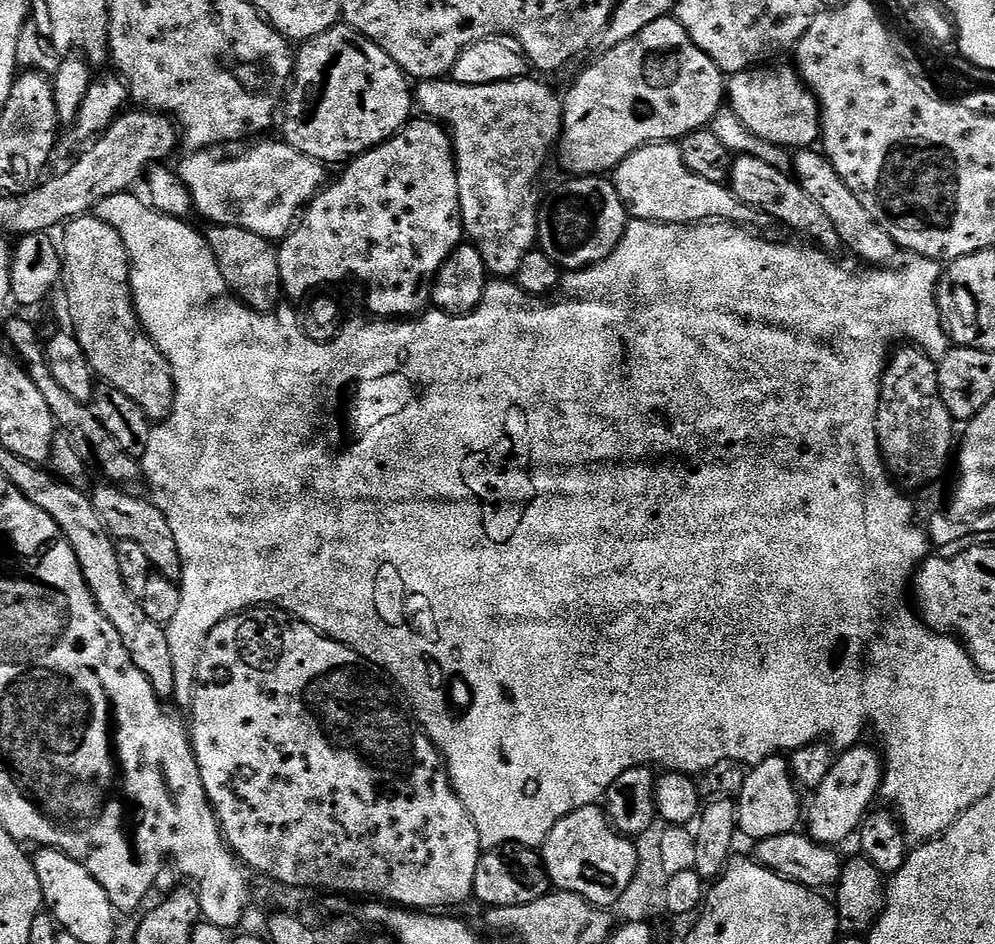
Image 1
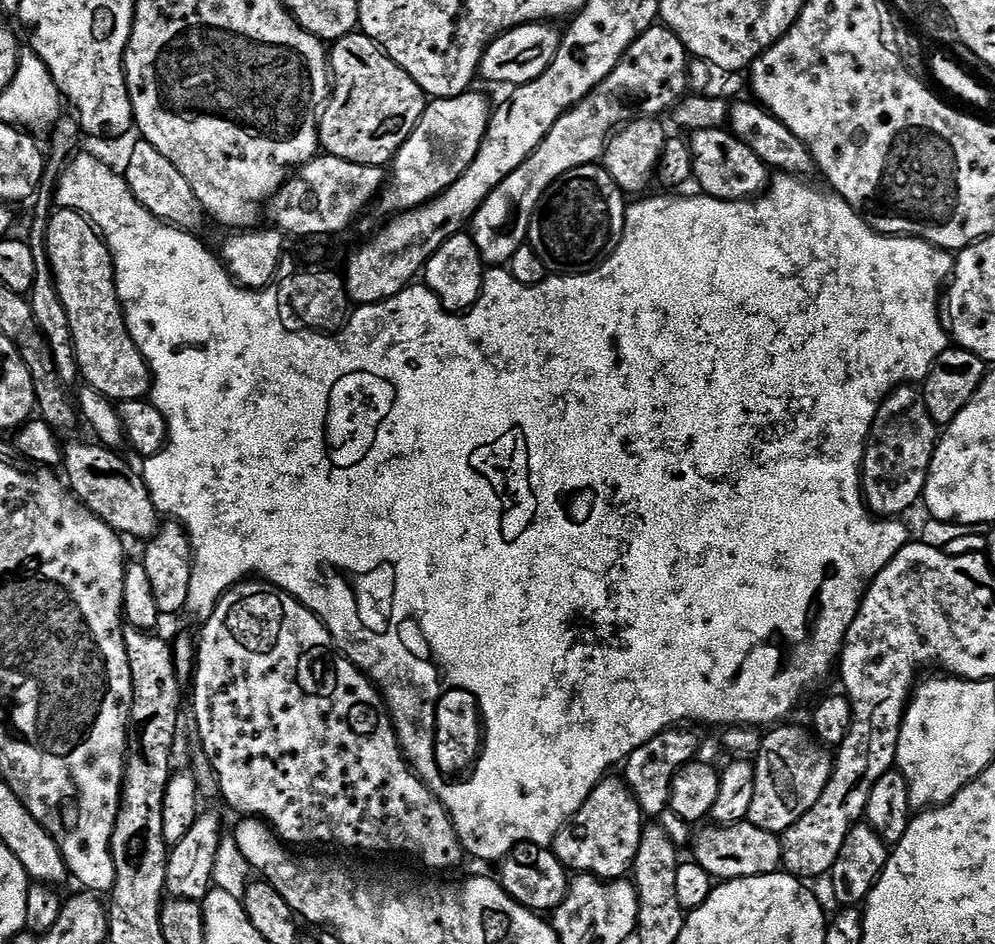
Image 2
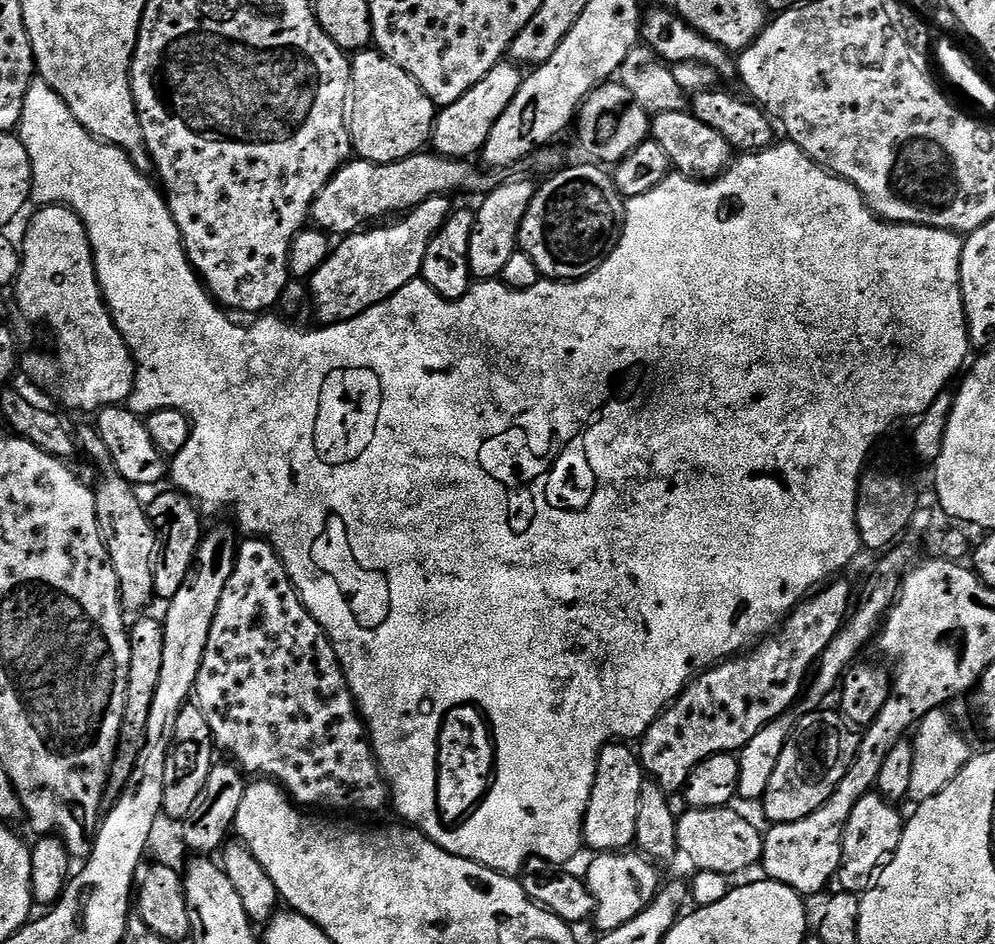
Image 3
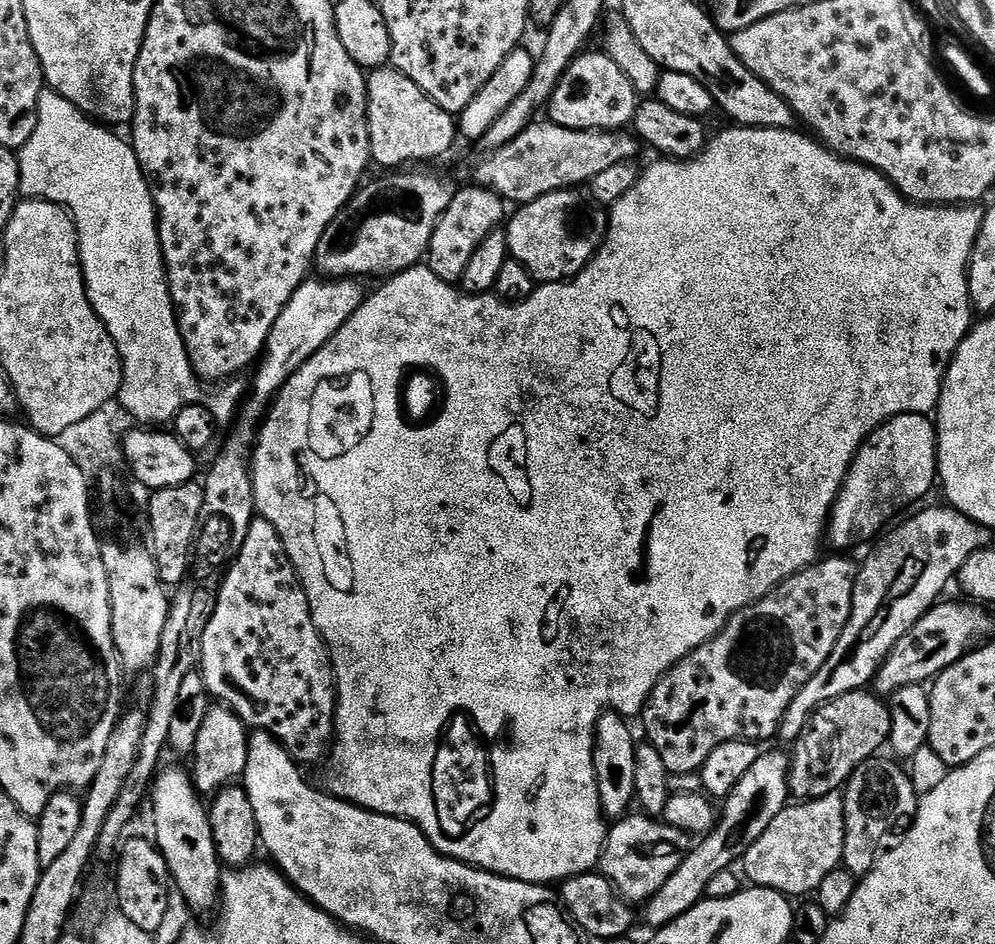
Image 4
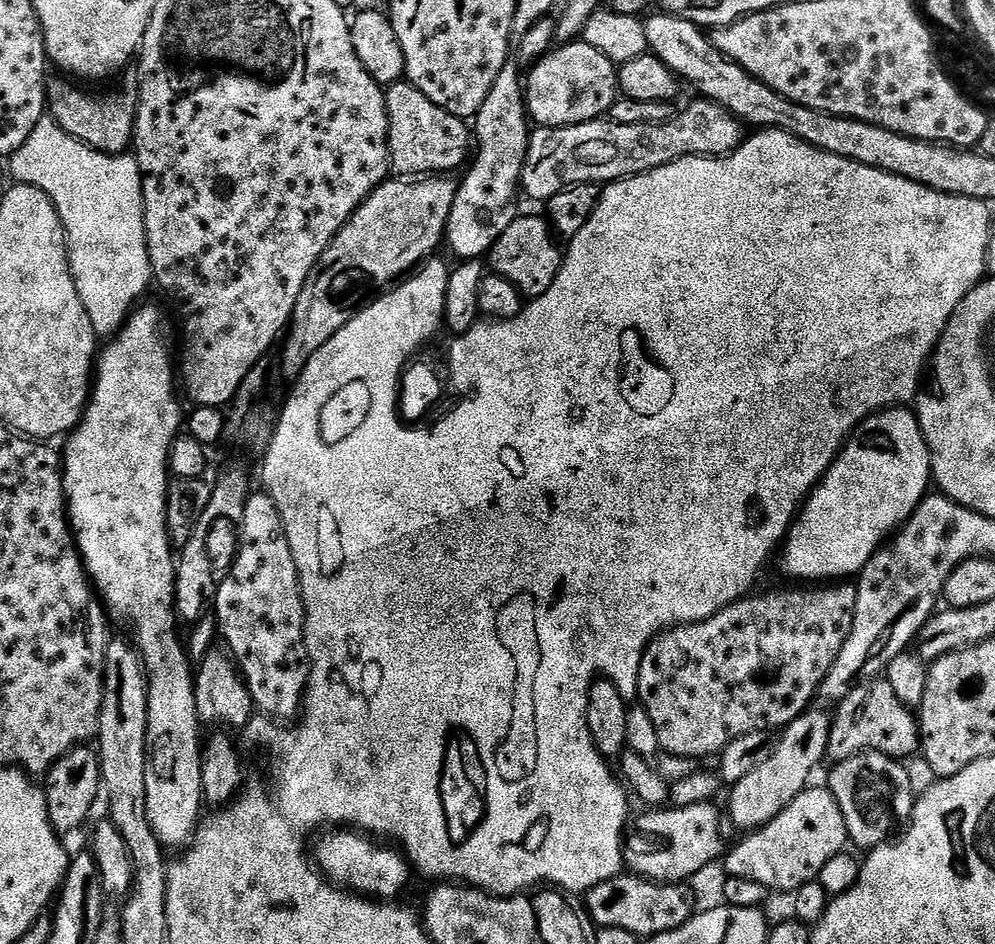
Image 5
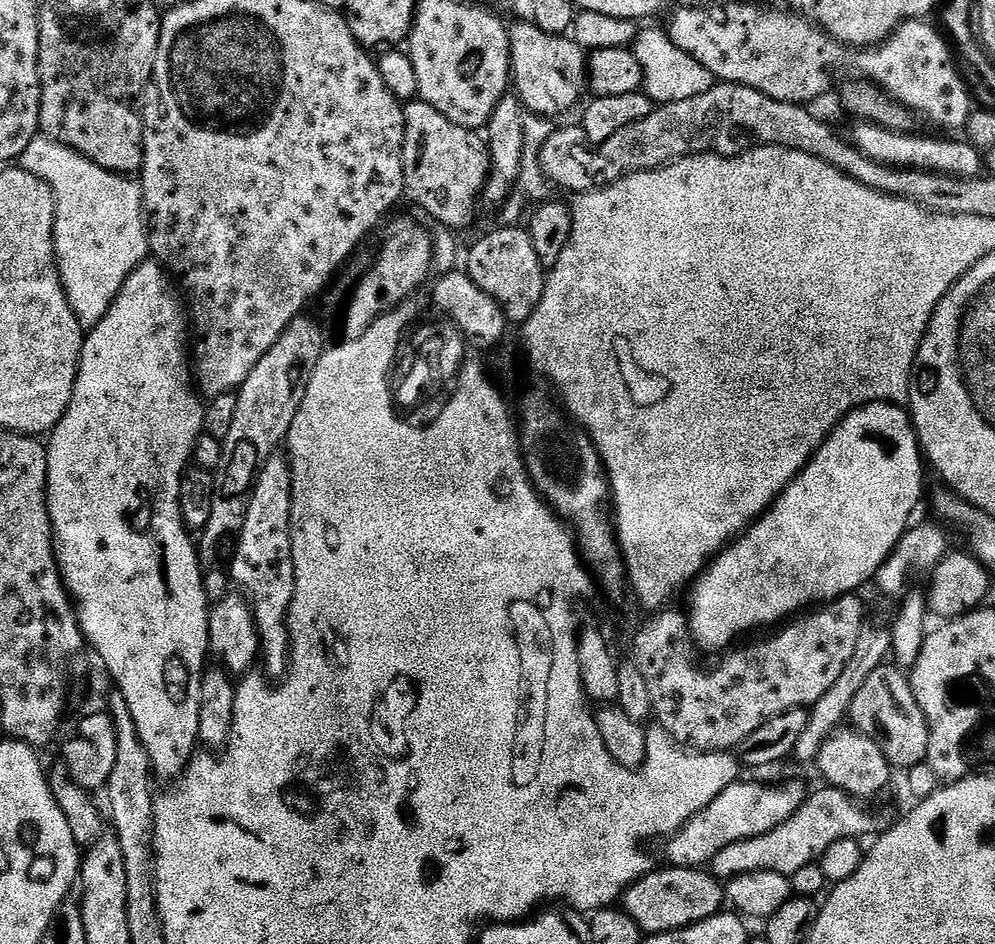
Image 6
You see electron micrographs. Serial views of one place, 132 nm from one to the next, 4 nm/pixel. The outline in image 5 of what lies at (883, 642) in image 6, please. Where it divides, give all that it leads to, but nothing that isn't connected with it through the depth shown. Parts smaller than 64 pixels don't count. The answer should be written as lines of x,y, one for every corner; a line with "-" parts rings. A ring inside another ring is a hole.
815,708
785,726
772,745
770,758
766,758
762,766
754,766
746,778
731,785
726,816
732,819
734,827
755,830
769,824
774,817
782,814
782,810
786,810
786,806
790,806
790,802
794,802
794,798
798,798
798,794
809,787
811,780
808,779
815,774
820,763
825,763
832,729
832,716

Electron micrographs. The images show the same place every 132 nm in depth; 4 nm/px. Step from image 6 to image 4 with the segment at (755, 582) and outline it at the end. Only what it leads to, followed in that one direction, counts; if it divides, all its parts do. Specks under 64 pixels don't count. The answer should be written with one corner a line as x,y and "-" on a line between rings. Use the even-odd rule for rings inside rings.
911,412
890,418
882,426
874,429
856,452
856,457
852,460
848,471
848,477
840,487
840,497
836,499
832,514
828,518
827,543
829,545
832,543
836,547
833,549
848,550
844,548
854,547
859,540
873,539
872,541
875,541
885,531
884,523
899,508
904,508
907,504
917,503
916,505
919,505
921,503
919,500
931,490
932,484
934,488
937,480
935,423
922,412

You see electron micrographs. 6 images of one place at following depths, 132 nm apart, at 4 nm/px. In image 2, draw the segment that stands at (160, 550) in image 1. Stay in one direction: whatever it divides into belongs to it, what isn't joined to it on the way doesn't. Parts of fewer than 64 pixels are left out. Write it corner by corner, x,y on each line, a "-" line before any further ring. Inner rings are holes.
84,440
64,444
63,471
68,471
66,483
73,496
85,504
102,522
106,522
121,537
133,536
136,540
151,540
158,527
158,513
150,498
143,475
136,472
120,457
119,451
105,448
99,442
87,444

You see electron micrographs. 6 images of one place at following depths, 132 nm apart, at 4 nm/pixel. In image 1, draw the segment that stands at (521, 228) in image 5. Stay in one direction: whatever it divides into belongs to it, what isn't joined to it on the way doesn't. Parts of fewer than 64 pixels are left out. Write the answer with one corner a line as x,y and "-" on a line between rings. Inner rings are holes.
600,174
568,178
556,197
539,209
538,215
539,251
568,272
578,272
606,259
619,246
630,219
615,183

